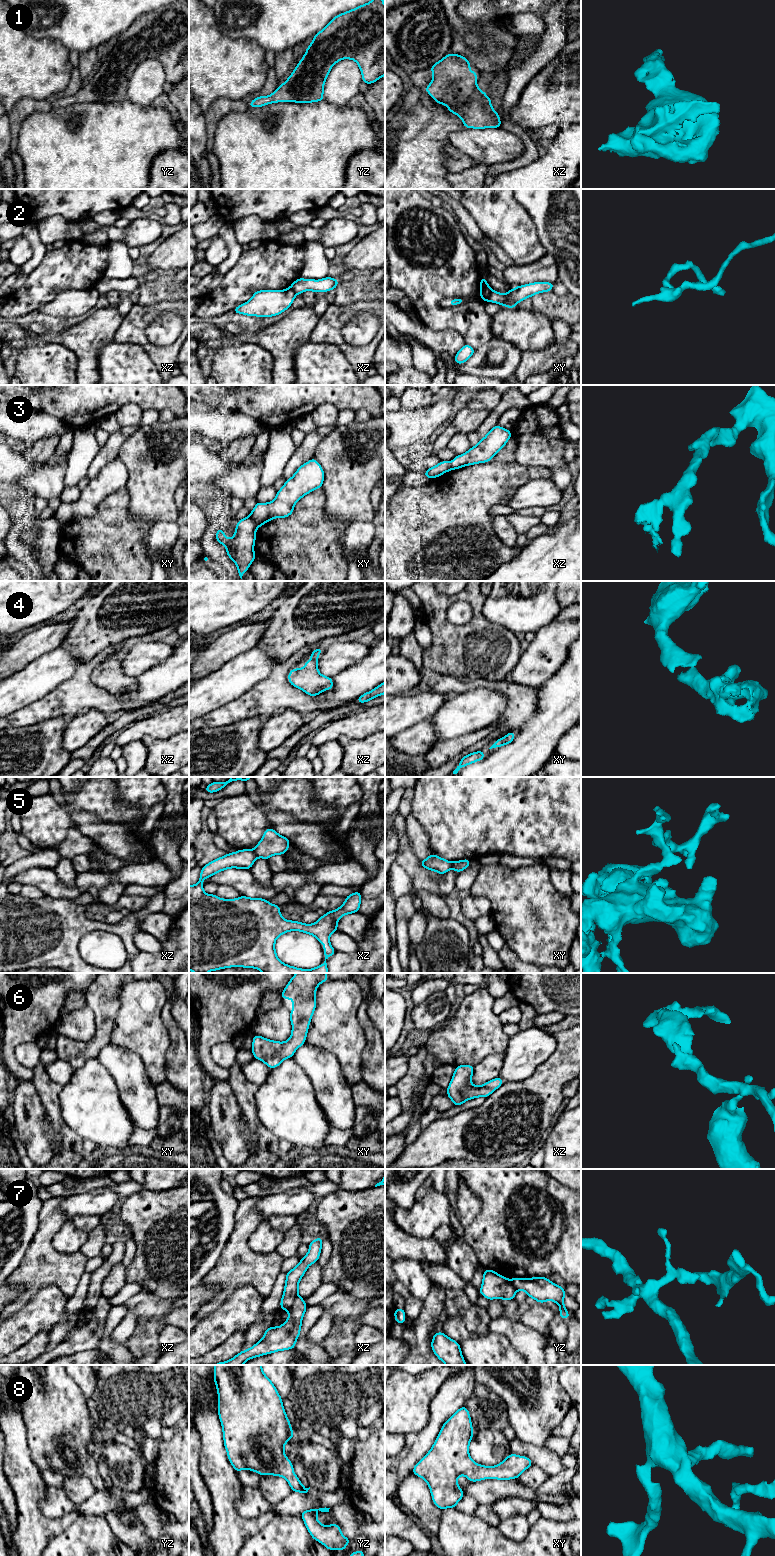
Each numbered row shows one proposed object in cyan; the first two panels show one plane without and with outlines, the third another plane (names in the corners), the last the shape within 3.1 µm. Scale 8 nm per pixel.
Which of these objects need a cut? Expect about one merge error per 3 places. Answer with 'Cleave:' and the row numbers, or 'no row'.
Cleave: 2, 3, 5, 7

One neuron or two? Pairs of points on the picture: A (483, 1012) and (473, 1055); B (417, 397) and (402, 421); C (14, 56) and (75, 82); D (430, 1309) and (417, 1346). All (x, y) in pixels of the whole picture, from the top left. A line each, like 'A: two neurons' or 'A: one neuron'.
A: one neuron
B: two neurons
C: two neurons
D: one neuron

